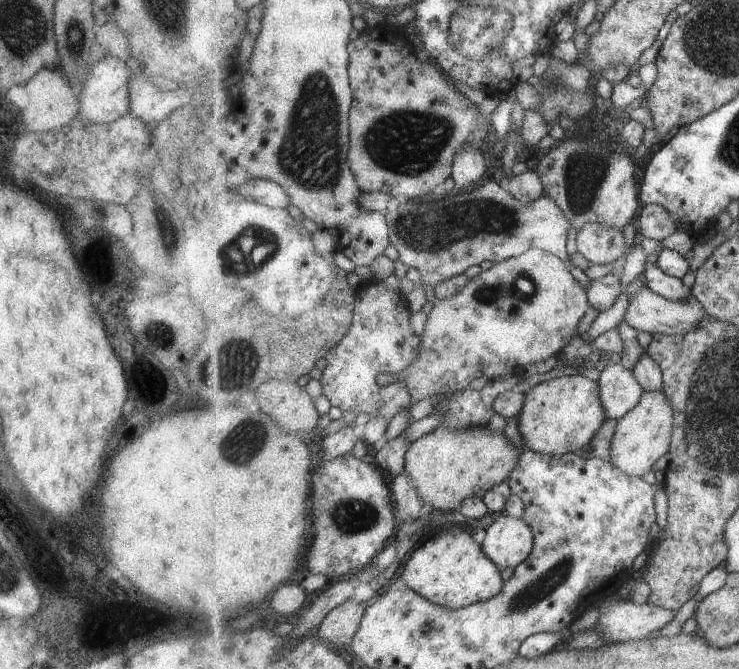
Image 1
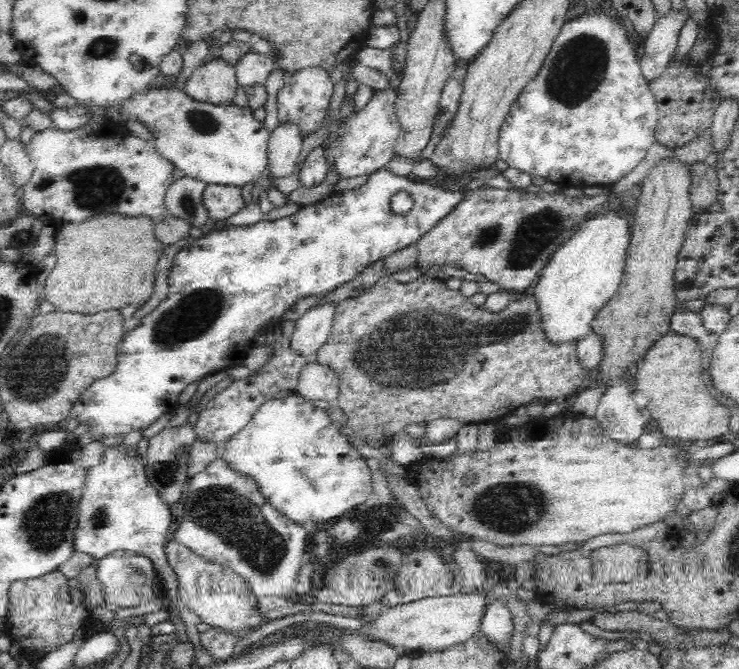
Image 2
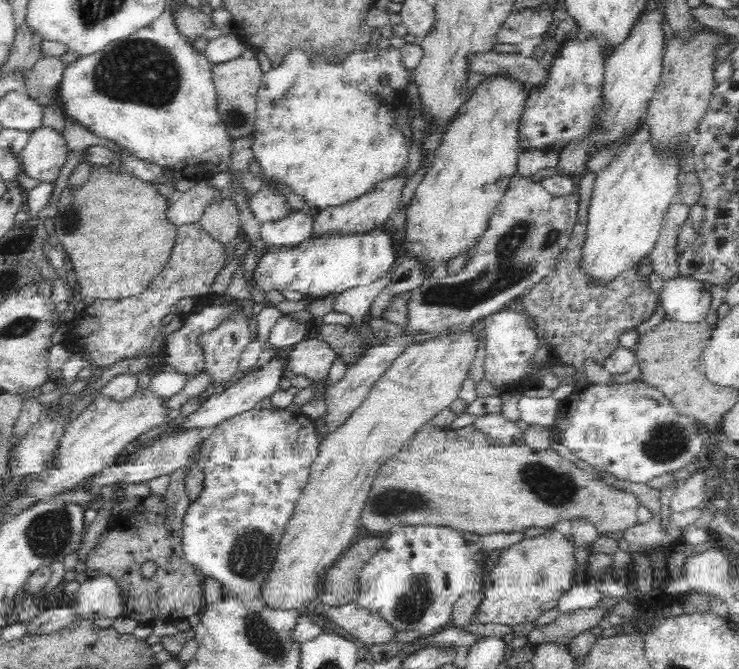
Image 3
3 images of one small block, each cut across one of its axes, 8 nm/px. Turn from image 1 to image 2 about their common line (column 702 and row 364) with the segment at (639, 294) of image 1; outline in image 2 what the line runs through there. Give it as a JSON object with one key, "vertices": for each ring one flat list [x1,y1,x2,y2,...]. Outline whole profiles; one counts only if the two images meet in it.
{"vertices":[[308,359,298,373,297,393,308,400,328,400,334,403,338,394,338,377,334,369]]}

